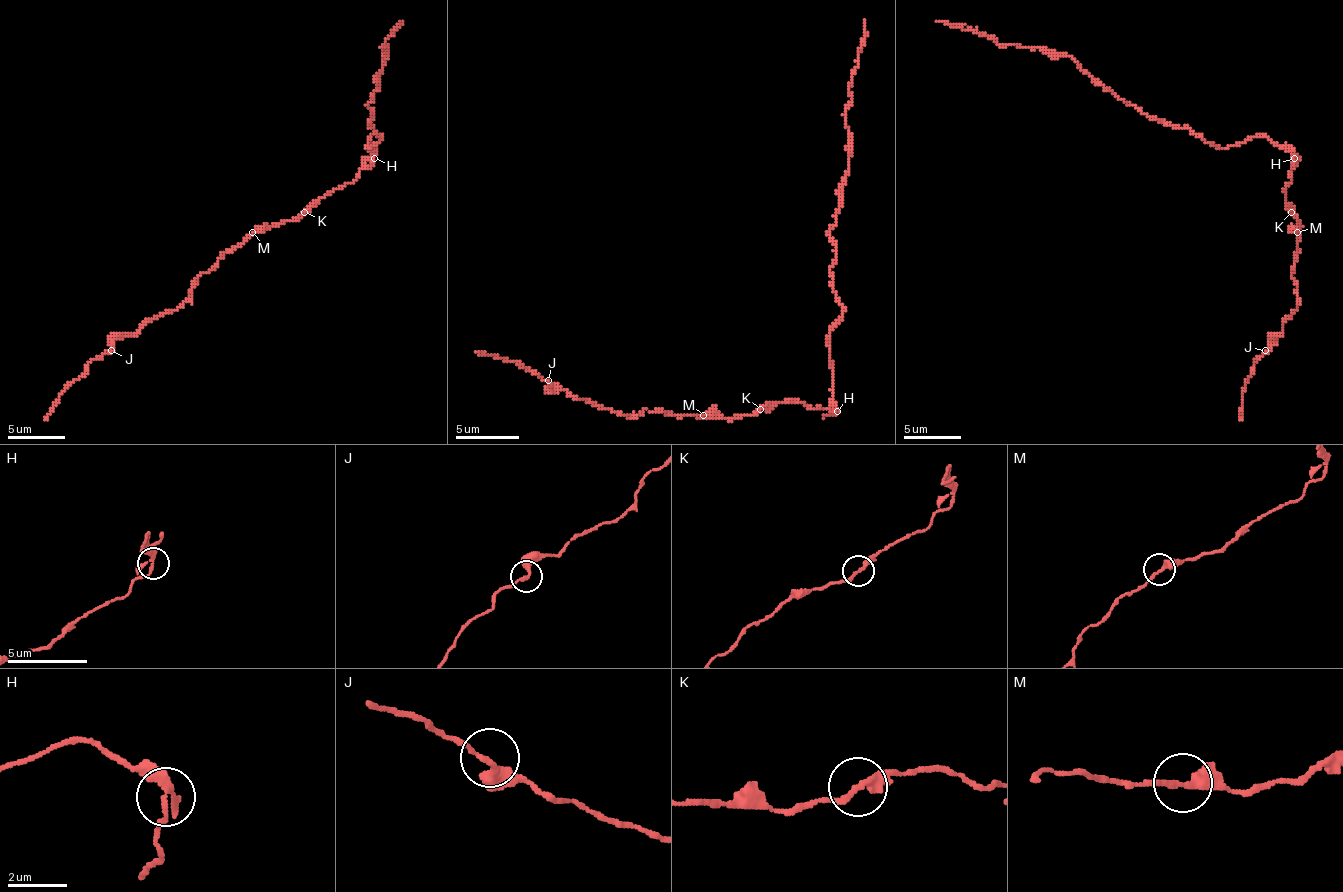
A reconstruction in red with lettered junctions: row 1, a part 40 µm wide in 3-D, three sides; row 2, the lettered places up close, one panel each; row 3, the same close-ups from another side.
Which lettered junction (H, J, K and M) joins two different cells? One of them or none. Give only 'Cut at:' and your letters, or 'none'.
Cut at: H

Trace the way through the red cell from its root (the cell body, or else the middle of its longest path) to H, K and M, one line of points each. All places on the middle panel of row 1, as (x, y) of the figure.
H: (823, 409), (836, 412)
K: (823, 409), (814, 409), (801, 402), (766, 402), (760, 409)
M: (823, 409), (814, 409), (801, 402), (766, 402), (751, 415), (735, 415), (732, 418), (706, 418), (703, 415)

